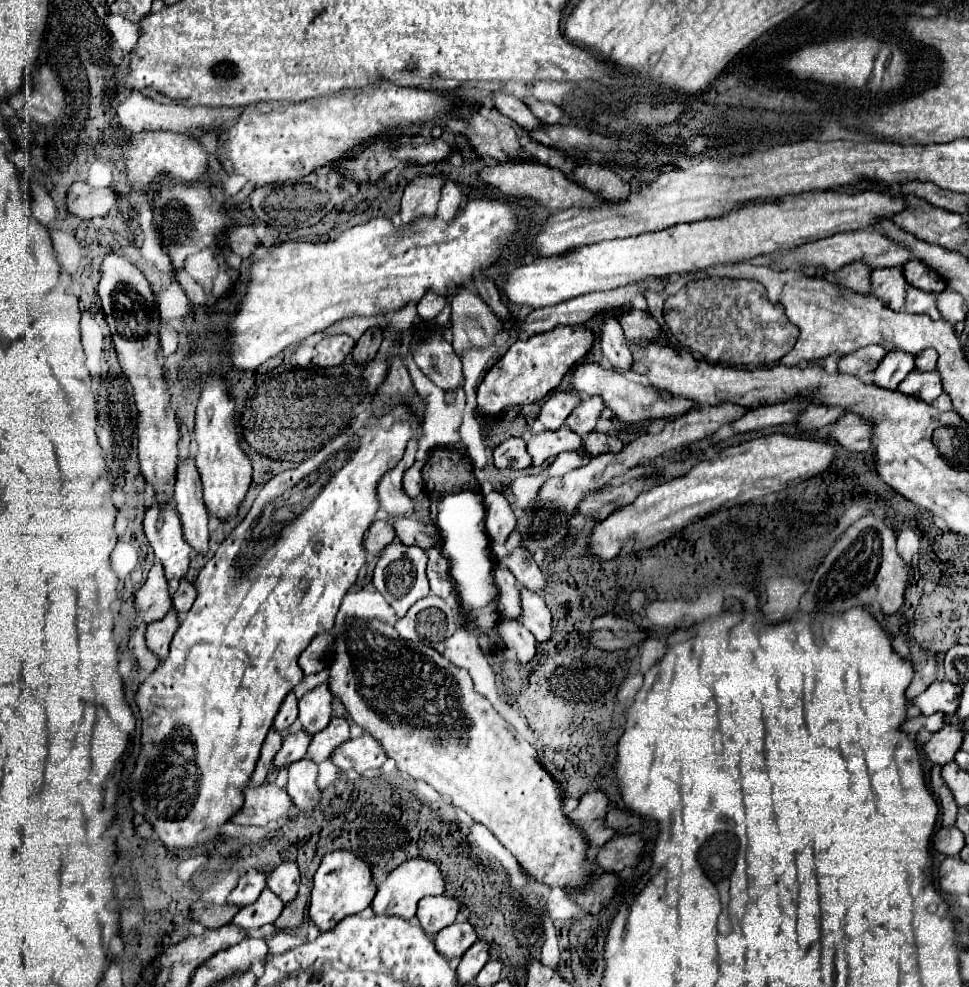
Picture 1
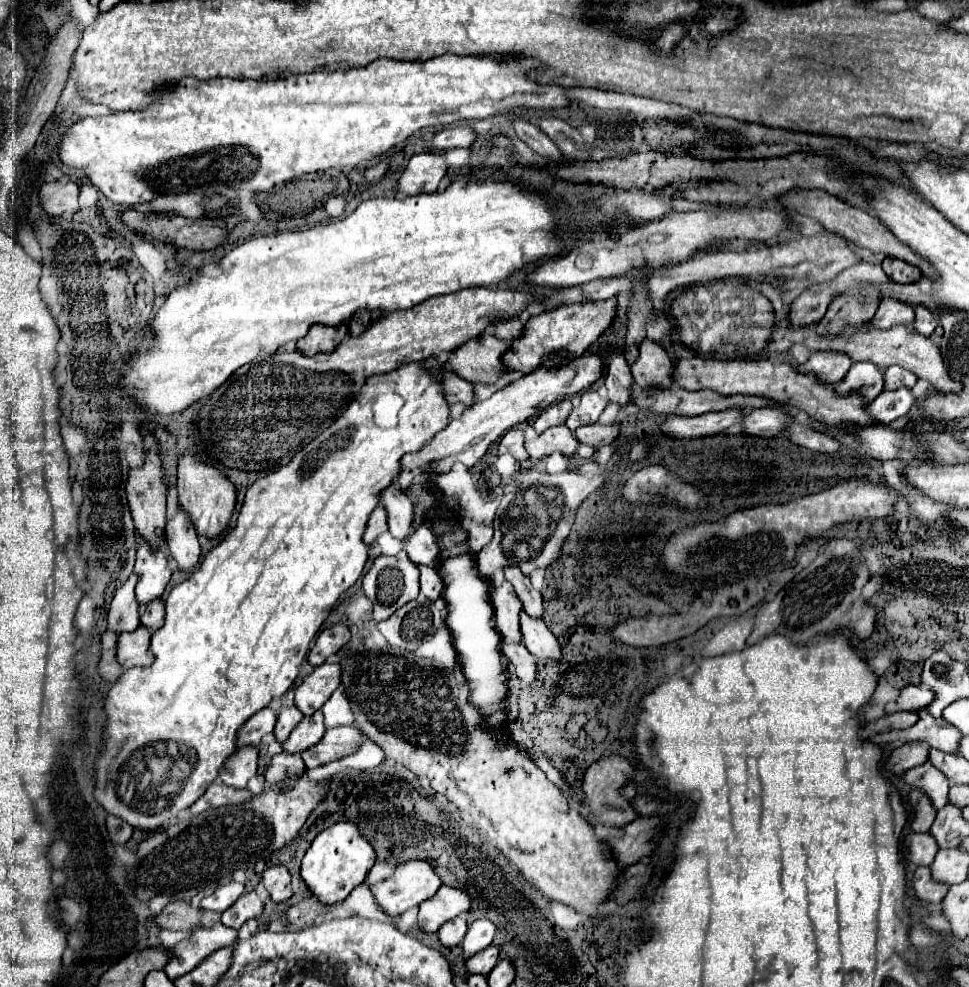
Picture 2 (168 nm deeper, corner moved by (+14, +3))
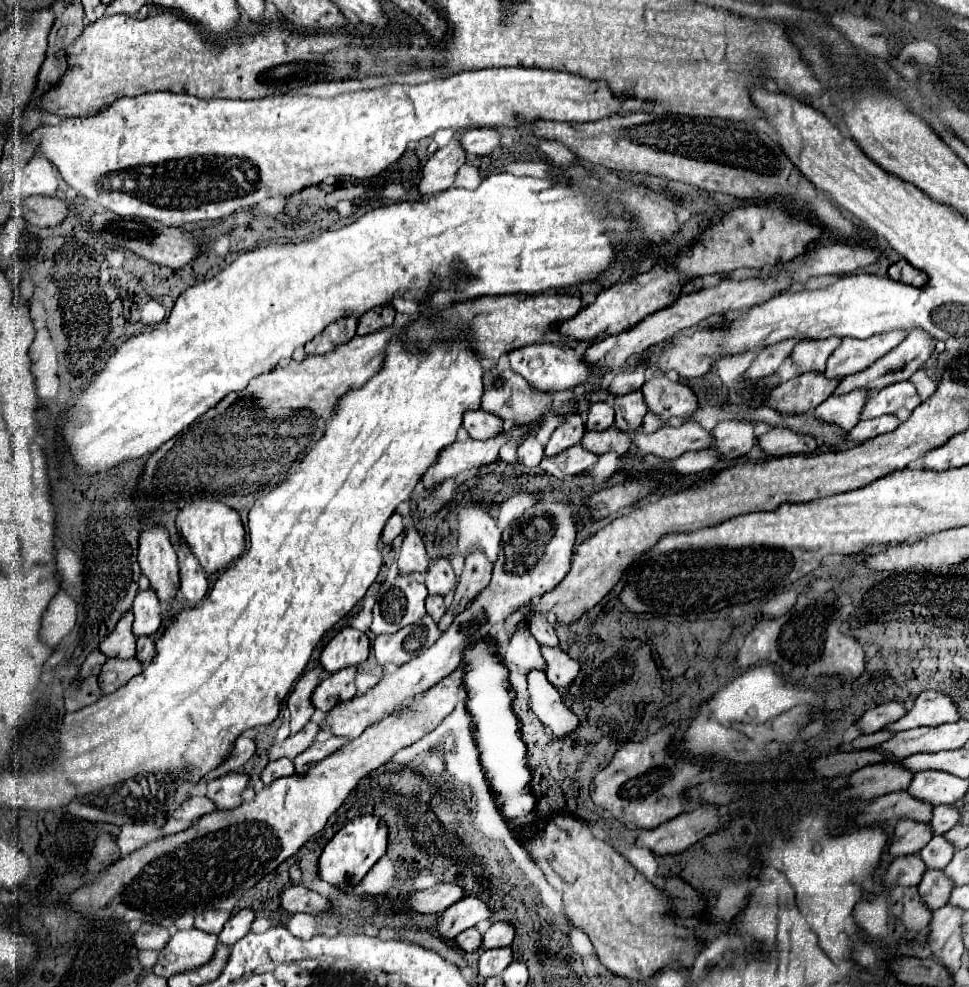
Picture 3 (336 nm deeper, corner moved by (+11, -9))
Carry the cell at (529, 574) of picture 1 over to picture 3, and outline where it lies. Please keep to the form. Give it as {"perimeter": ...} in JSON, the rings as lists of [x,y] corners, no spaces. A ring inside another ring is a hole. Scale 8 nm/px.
{"perimeter":[[[531,610],[527,618],[529,618],[529,630],[531,630],[531,634],[537,638],[539,644],[545,644],[545,646],[557,646],[555,630],[553,630],[553,626],[551,626],[551,622],[547,620],[545,614]]]}

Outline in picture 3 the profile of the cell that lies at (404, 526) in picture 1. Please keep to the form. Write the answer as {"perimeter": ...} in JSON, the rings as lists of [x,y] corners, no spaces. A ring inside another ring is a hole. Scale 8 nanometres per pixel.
{"perimeter":[[[437,558],[429,562],[429,568],[423,572],[423,584],[427,586],[429,594],[445,596],[449,590],[455,590],[457,576],[447,558]]]}

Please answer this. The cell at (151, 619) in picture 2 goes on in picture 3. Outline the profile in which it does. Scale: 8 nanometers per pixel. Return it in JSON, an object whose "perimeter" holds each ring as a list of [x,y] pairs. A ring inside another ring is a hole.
{"perimeter":[[[139,636],[139,640],[137,640],[137,658],[143,664],[149,664],[149,660],[153,660],[153,656],[155,656],[153,636]]]}

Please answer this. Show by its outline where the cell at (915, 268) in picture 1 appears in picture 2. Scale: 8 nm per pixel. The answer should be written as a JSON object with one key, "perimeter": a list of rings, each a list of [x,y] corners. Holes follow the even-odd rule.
{"perimeter":[[[884,258],[882,268],[884,268],[884,272],[888,274],[890,280],[902,282],[902,284],[912,284],[912,282],[920,280],[920,276],[922,276],[918,266],[910,266],[910,264],[906,264],[904,260],[898,260],[898,258]]]}

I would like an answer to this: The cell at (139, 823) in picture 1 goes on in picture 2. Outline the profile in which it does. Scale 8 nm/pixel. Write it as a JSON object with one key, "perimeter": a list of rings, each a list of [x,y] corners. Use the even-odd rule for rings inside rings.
{"perimeter":[[[116,816],[106,818],[106,828],[108,828],[112,844],[126,844],[128,838],[132,836],[132,826],[126,824],[124,820],[118,820]]]}

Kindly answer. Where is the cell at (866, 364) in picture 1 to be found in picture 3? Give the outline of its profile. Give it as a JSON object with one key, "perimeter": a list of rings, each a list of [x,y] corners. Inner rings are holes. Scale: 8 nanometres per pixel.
{"perimeter":[[[805,372],[771,390],[765,404],[781,412],[809,412],[827,400],[839,382],[839,378],[831,380],[823,372]]]}

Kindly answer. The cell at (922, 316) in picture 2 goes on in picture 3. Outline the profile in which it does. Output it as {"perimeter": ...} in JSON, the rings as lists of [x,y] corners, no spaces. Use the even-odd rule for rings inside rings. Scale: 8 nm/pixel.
{"perimeter":[[[915,328],[909,332],[909,336],[903,340],[901,346],[897,346],[895,350],[891,350],[889,354],[885,354],[883,358],[879,358],[875,364],[871,364],[869,368],[857,372],[857,374],[851,374],[851,376],[845,376],[837,388],[835,394],[845,394],[845,392],[851,392],[855,388],[869,388],[869,390],[877,390],[877,388],[883,388],[883,386],[889,386],[889,384],[895,384],[895,382],[901,382],[901,380],[907,380],[911,374],[915,374],[931,356],[931,346],[935,344],[933,336],[929,336],[925,330],[921,328]]]}

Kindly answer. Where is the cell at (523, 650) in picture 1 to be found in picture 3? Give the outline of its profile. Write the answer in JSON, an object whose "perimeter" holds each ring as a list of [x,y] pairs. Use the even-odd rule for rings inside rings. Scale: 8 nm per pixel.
{"perimeter":[[[529,670],[527,692],[531,710],[555,736],[567,736],[577,726],[577,716],[563,704],[561,694],[541,670]]]}

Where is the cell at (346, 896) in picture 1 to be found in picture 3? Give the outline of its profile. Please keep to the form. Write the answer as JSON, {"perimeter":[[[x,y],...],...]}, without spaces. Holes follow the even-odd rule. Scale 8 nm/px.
{"perimeter":[[[359,816],[357,820],[345,824],[323,848],[317,864],[319,878],[339,890],[353,888],[377,864],[377,860],[385,856],[385,848],[387,848],[387,828],[379,826],[379,820],[375,816]]]}

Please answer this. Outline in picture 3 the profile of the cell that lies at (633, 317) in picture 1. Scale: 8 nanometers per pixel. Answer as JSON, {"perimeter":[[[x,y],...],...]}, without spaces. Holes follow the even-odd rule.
{"perimeter":[[[657,372],[651,380],[641,386],[645,396],[645,404],[651,412],[671,418],[671,416],[687,416],[697,410],[697,396],[681,382],[671,382],[665,374]]]}

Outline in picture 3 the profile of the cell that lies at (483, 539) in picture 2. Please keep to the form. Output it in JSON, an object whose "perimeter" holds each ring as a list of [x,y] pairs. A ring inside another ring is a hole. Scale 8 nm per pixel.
{"perimeter":[[[473,550],[471,554],[467,554],[465,566],[463,566],[463,572],[459,576],[457,590],[455,590],[455,600],[453,600],[451,608],[445,612],[445,616],[439,620],[441,632],[445,632],[447,626],[453,622],[453,618],[475,600],[477,592],[481,588],[485,588],[485,584],[489,584],[491,570],[493,570],[493,564],[483,552]]]}

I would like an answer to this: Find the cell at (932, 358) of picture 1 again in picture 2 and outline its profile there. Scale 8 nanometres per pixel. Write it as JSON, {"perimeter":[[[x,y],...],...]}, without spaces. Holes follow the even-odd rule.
{"perimeter":[[[890,366],[886,372],[884,372],[884,390],[894,390],[894,388],[912,388],[916,384],[916,376],[900,366]]]}

